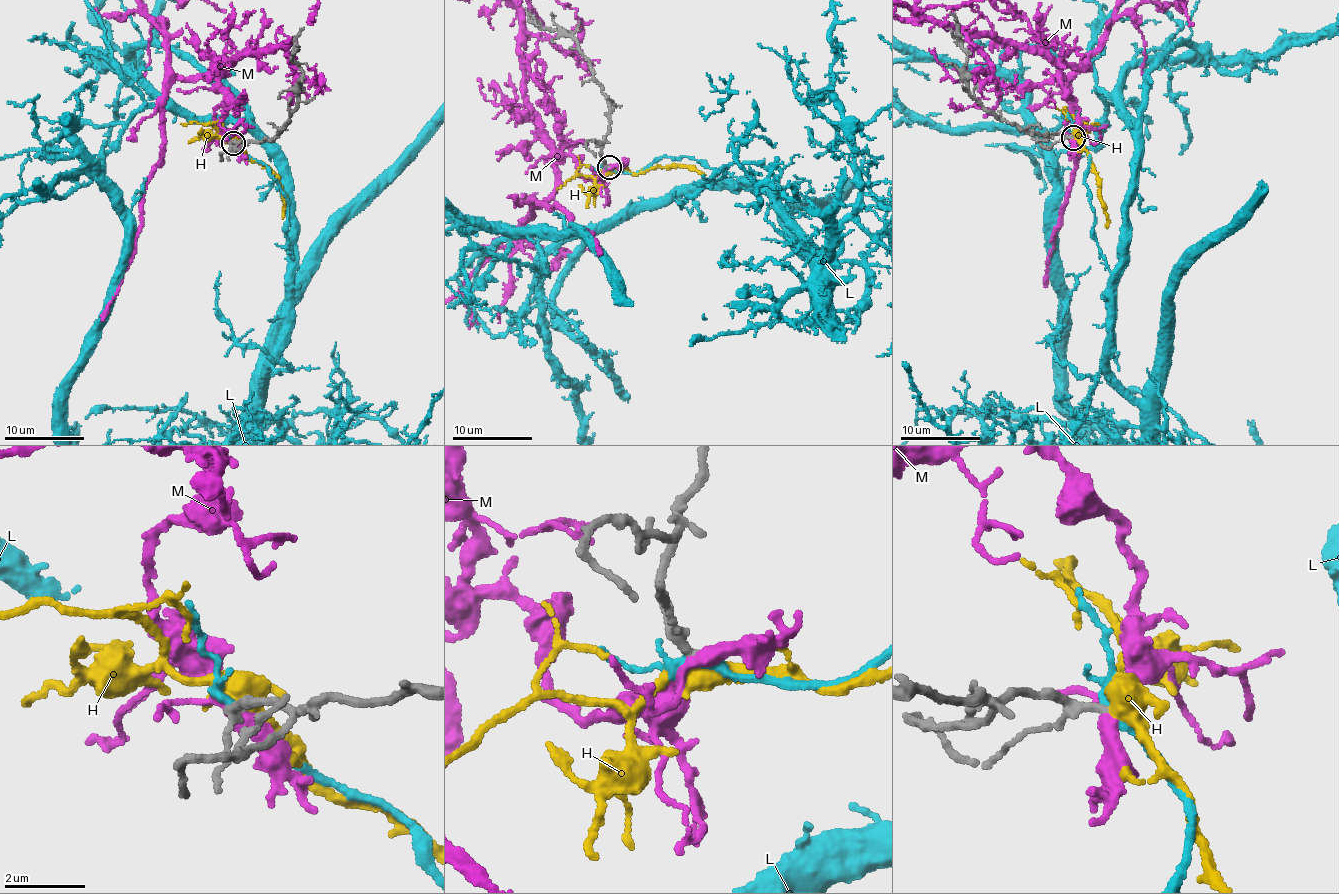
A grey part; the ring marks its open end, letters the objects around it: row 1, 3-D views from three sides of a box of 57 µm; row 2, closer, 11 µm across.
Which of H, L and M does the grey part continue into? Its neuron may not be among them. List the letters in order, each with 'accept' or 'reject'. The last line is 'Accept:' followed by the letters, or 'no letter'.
H: accept
L: reject
M: reject
Accept: H

